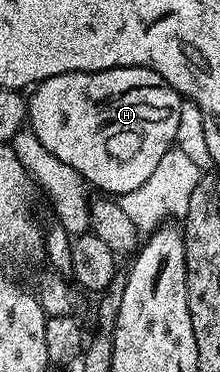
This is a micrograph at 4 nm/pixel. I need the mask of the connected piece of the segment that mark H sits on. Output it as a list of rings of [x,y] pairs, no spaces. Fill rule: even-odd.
[[[121,65],[118,69],[99,69],[93,73],[54,75],[39,82],[31,93],[27,98],[26,121],[43,147],[80,173],[87,184],[89,181],[97,185],[104,195],[123,195],[146,183],[154,167],[158,167],[158,159],[173,148],[176,140],[182,100],[180,92],[170,88],[162,75],[143,65]]]

